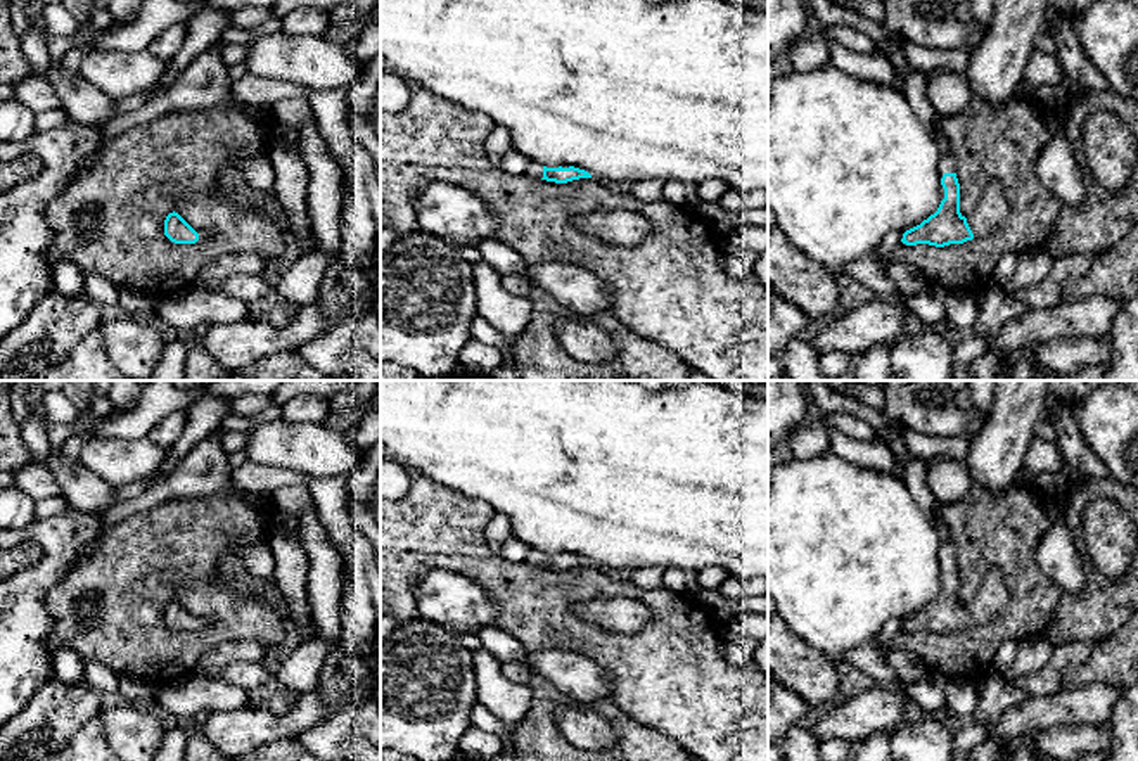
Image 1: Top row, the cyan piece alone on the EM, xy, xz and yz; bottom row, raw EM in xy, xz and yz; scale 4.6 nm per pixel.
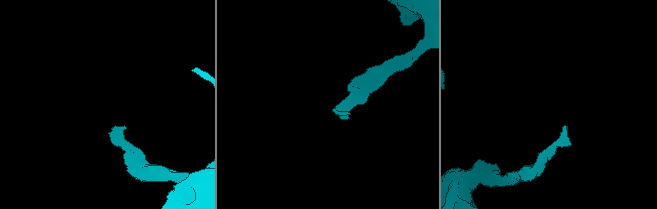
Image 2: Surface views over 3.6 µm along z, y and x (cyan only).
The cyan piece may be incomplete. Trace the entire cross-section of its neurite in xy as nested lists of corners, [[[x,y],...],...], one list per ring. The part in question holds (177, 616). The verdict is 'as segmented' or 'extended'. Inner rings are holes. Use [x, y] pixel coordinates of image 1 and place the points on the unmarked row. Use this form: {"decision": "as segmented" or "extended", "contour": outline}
{"decision": "as segmented", "contour": [[[175,598],[164,607],[164,623],[175,631],[195,631],[199,628],[199,621]]]}

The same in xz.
{"decision": "extended", "contour": [[[529,548],[526,560],[531,566],[555,569],[555,571],[567,571],[579,566],[591,566],[588,559],[574,555],[574,553],[564,552],[559,555],[547,555],[538,548]]]}

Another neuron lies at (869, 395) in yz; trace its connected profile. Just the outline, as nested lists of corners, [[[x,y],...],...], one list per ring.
[[[851,382],[849,396],[856,398],[860,403],[870,408],[882,410],[882,391],[877,386]]]

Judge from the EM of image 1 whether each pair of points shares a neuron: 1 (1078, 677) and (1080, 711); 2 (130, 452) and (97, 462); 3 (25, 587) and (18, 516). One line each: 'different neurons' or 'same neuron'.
1: different neurons
2: same neuron
3: different neurons

